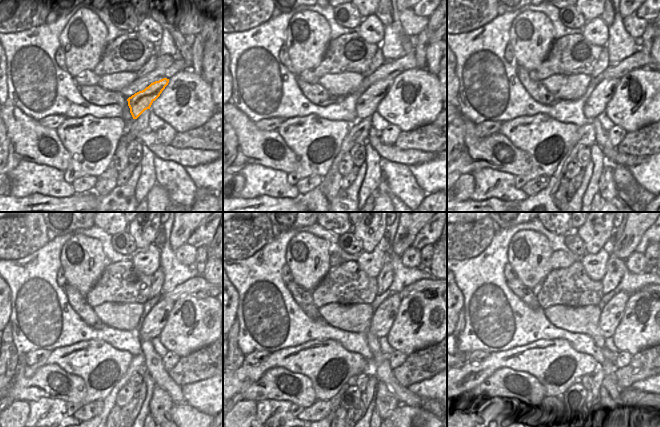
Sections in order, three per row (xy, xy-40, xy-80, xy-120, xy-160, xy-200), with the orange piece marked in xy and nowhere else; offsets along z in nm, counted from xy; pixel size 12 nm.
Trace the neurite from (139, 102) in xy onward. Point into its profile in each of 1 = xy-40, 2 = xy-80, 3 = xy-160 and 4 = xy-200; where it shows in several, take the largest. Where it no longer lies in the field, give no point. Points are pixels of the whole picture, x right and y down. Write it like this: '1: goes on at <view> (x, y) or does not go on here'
1: goes on at xy-40 (367, 103)
2: goes on at xy-80 (596, 103)
3: goes on at xy-160 (382, 319)
4: goes on at xy-200 (611, 314)

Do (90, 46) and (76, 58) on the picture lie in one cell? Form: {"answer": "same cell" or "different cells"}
{"answer": "same cell"}

